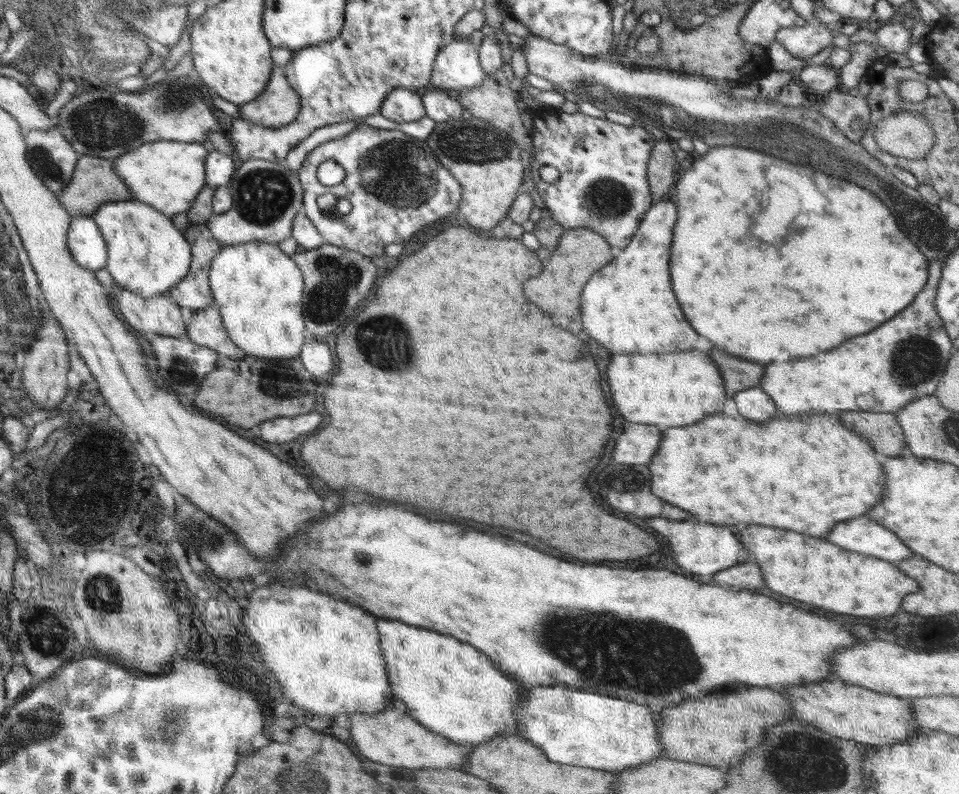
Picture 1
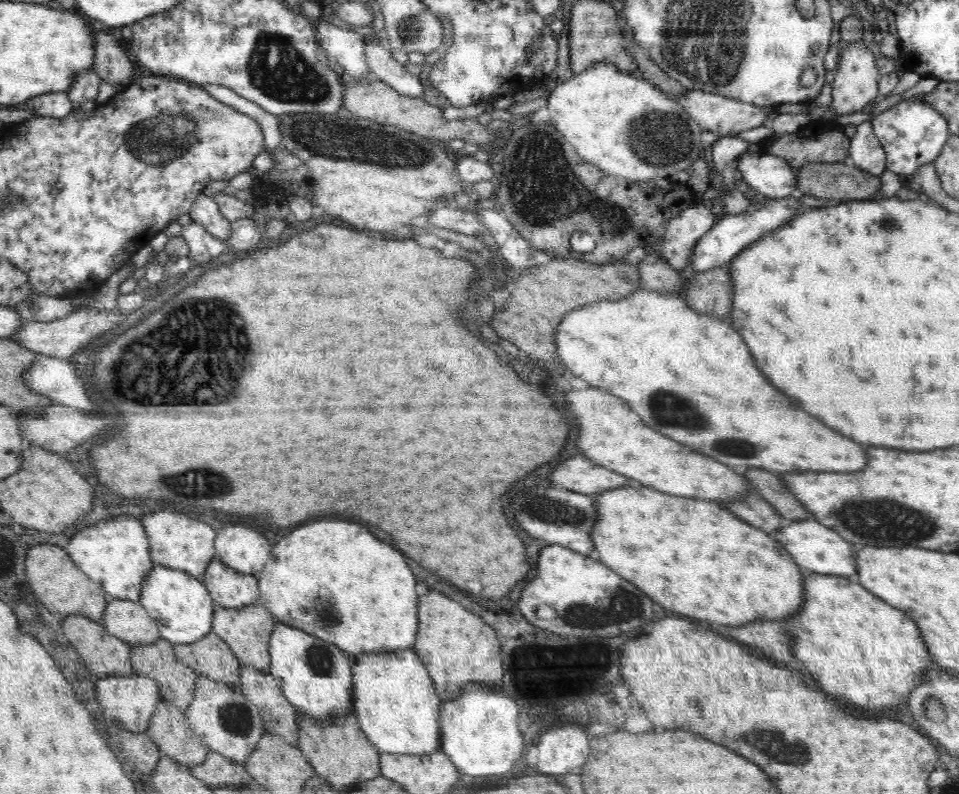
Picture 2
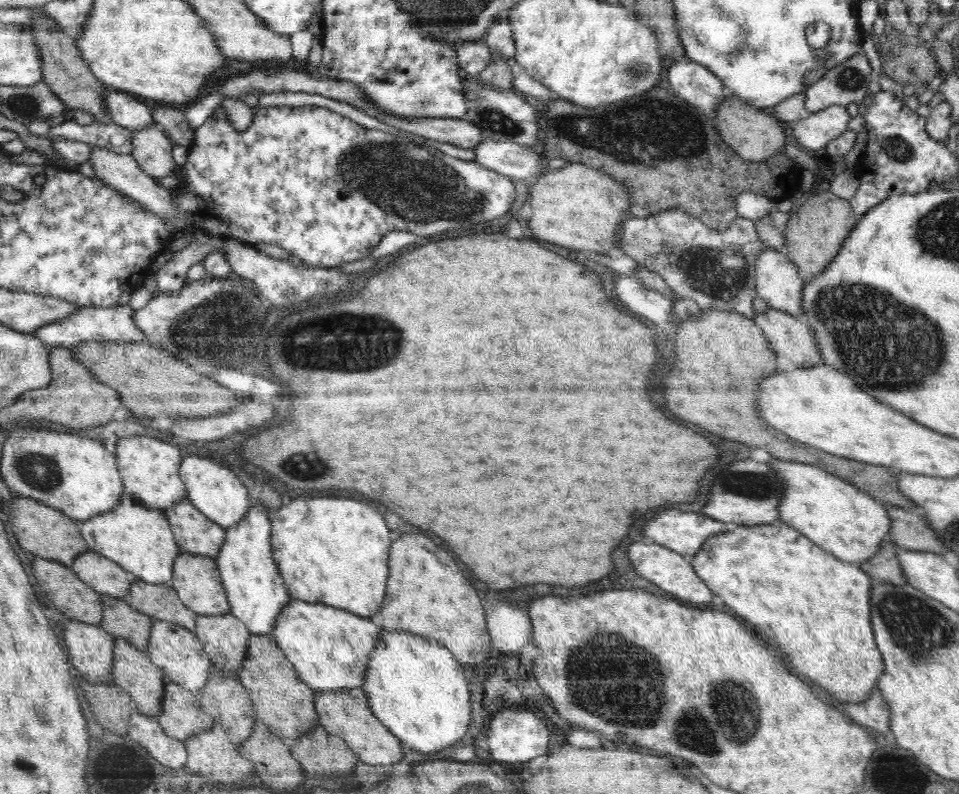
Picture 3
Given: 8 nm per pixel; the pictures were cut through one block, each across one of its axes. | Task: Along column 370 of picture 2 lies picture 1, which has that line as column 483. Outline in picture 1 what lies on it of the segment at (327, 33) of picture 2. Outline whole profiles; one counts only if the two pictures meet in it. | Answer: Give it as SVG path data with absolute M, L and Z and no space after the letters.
M458 39L443 46L434 61L430 88L459 93L480 87L486 75L480 66L477 50L470 39Z

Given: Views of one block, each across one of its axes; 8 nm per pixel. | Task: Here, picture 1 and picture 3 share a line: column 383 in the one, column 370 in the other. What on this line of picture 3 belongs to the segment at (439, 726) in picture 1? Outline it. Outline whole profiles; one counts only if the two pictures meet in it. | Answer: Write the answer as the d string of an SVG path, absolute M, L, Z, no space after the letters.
M291 599L281 610L280 616L271 630L271 636L275 638L286 658L295 666L297 675L311 689L318 692L338 692L338 690L363 688L367 662L382 630L383 628L373 624L369 618L351 614L347 610L324 603Z

